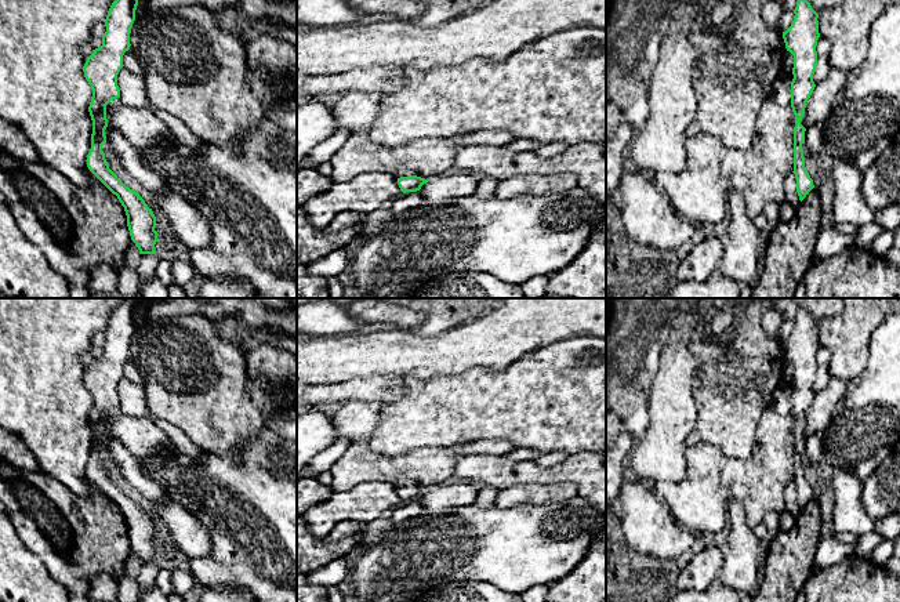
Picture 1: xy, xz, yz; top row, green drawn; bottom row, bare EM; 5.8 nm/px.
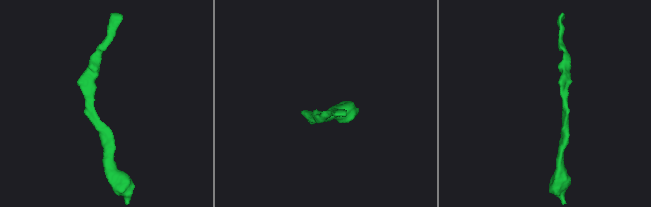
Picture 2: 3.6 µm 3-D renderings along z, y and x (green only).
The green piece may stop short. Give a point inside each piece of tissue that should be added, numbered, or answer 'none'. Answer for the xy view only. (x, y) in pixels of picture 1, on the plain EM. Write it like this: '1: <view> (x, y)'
none

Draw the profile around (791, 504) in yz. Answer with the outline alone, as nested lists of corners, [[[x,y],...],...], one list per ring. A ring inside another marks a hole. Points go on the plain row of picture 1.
[[[790,483],[785,489],[785,509],[787,512],[790,512],[794,516],[798,516],[801,509],[796,501],[796,487],[795,483]]]

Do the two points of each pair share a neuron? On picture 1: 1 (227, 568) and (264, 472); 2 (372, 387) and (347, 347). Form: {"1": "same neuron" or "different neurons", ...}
{"1": "same neuron", "2": "different neurons"}

